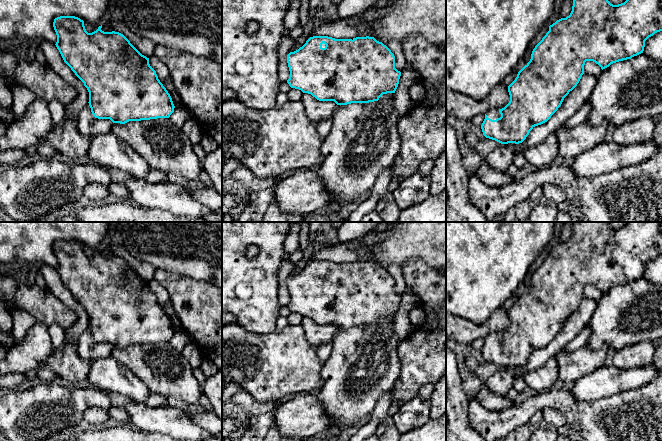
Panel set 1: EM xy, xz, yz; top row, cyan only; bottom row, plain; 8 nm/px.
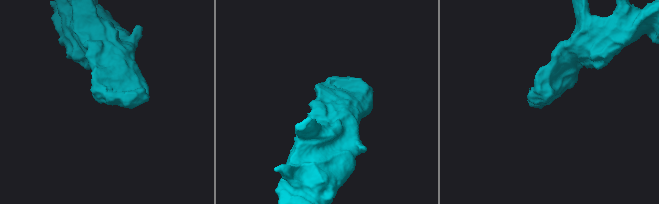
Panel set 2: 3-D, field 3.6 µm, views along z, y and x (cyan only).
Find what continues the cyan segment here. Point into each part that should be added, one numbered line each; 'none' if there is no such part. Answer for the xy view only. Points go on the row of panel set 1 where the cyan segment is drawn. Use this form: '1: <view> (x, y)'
none

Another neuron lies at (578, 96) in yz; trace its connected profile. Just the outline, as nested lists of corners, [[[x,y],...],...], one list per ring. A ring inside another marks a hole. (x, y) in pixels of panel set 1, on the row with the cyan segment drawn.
[[[584,73],[577,86],[564,98],[561,106],[551,118],[547,122],[533,127],[522,143],[501,144],[491,151],[486,157],[489,166],[497,171],[507,171],[519,151],[542,143],[550,134],[563,126],[587,101],[596,82],[597,77]]]

